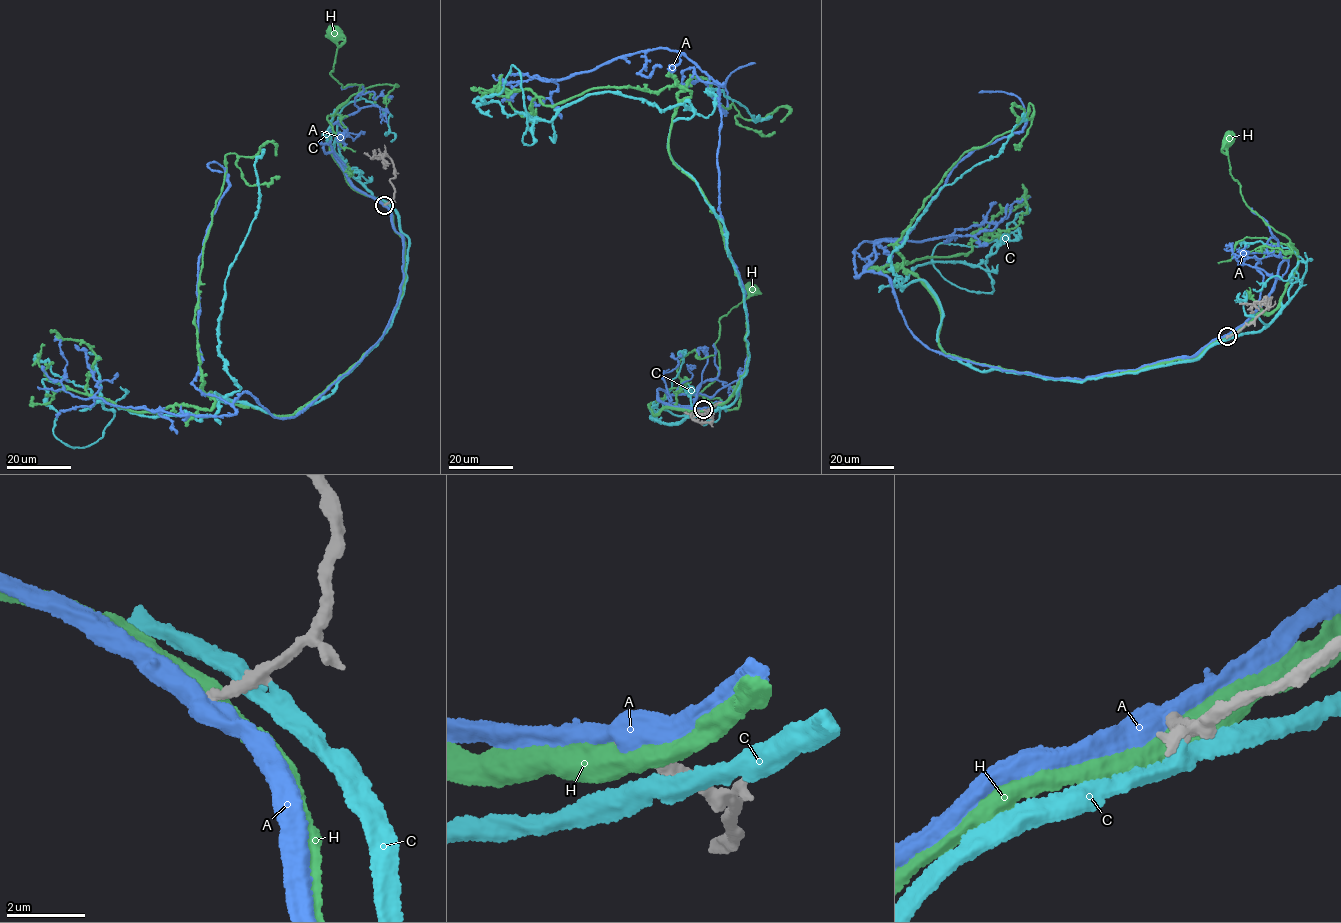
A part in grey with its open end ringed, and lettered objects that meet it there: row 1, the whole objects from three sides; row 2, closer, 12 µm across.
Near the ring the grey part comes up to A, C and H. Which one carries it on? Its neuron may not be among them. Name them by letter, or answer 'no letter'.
no letter

